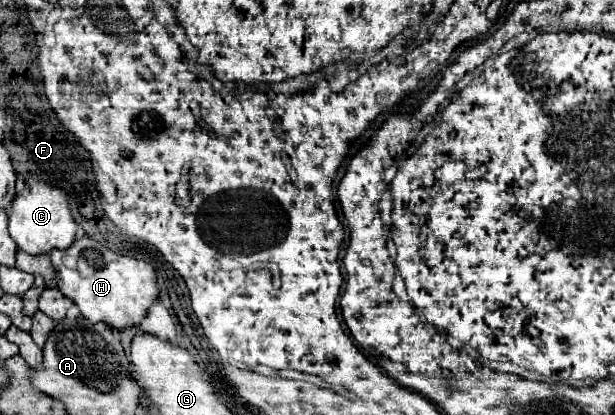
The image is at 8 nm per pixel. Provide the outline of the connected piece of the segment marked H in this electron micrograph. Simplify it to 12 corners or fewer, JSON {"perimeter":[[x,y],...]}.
{"perimeter":[[83,237],[51,251],[59,291],[91,323],[135,329],[153,267]]}

